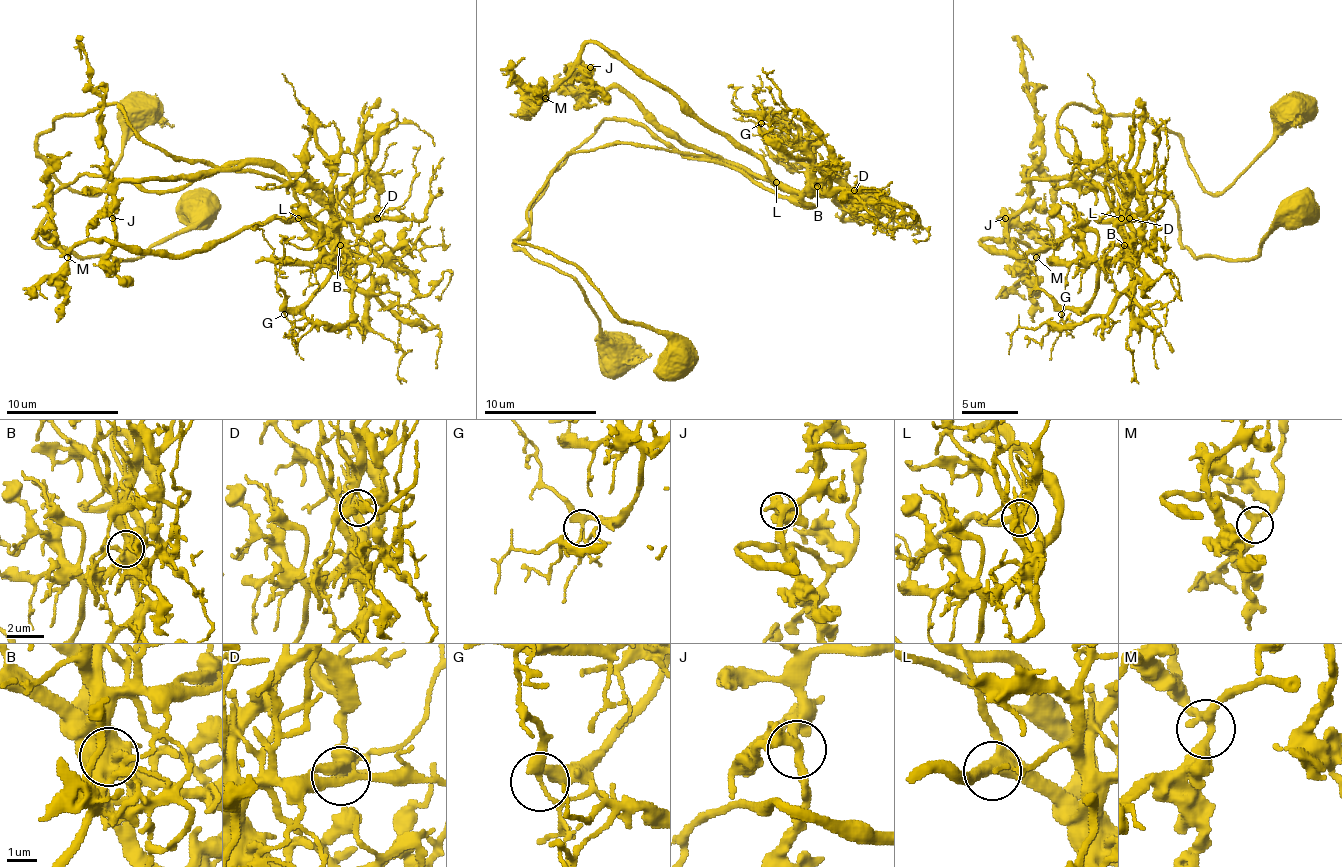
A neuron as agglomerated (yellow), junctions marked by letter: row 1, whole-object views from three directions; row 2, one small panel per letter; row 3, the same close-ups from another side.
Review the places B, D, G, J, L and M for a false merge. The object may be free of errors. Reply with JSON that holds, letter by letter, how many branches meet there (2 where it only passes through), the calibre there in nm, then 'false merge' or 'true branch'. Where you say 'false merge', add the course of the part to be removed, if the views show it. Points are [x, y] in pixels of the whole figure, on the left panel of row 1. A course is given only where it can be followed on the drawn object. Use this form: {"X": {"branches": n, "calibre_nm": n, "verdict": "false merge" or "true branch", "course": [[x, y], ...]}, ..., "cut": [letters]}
{"B": {"branches": 6, "calibre_nm": 650, "verdict": "false merge", "course": [[340, 246], [270, 162], [154, 190], [84, 173], [50, 193], [39, 229], [45, 246], [138, 260], [208, 195]]}, "D": {"branches": 3, "calibre_nm": 200, "verdict": "true branch"}, "G": {"branches": 4, "calibre_nm": 240, "verdict": "true branch"}, "J": {"branches": 4, "calibre_nm": 320, "verdict": "true branch"}, "L": {"branches": 3, "calibre_nm": 380, "verdict": "true branch"}, "M": {"branches": 3, "calibre_nm": 280, "verdict": "true branch"}, "cut": ["B"]}

